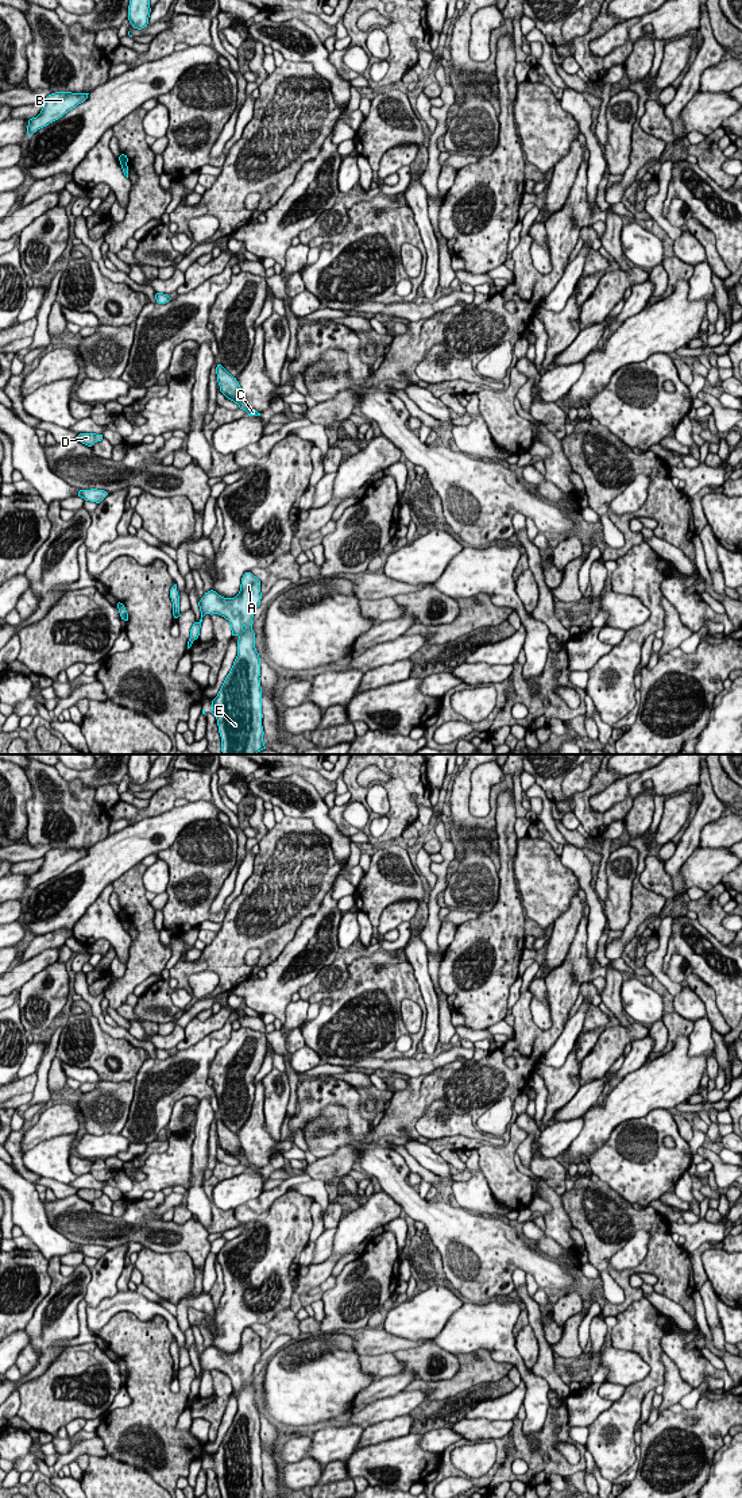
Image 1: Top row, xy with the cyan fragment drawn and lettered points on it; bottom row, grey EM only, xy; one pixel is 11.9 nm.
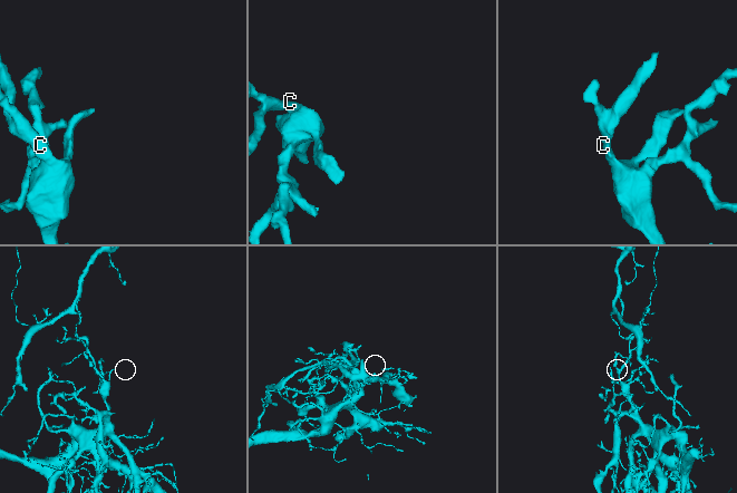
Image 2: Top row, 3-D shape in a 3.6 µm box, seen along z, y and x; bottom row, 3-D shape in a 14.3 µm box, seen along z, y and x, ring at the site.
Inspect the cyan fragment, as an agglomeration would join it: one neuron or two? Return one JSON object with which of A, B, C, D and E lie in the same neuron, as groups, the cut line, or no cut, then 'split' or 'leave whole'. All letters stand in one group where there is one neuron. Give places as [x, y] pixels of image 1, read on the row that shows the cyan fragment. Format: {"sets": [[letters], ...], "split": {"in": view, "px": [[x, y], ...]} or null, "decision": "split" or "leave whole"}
{"sets": [["A", "C", "D", "E"], ["B"]], "split": {"in": "xy", "px": [[120, 161], [126, 163]]}, "decision": "split"}

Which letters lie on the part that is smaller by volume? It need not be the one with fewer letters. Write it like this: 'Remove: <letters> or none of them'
Remove: B

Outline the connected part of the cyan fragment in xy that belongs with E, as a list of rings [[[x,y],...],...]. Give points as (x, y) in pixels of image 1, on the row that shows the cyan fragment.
[[[251,572],[241,578],[235,598],[224,598],[210,590],[198,602],[201,619],[190,629],[188,649],[200,636],[202,617],[219,614],[229,621],[237,636],[237,656],[217,696],[212,714],[217,719],[223,754],[256,754],[266,749],[262,726],[260,657],[252,630],[254,610],[260,605],[260,580]]]

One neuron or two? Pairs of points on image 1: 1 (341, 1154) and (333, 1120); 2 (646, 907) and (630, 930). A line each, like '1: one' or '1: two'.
1: two
2: one

